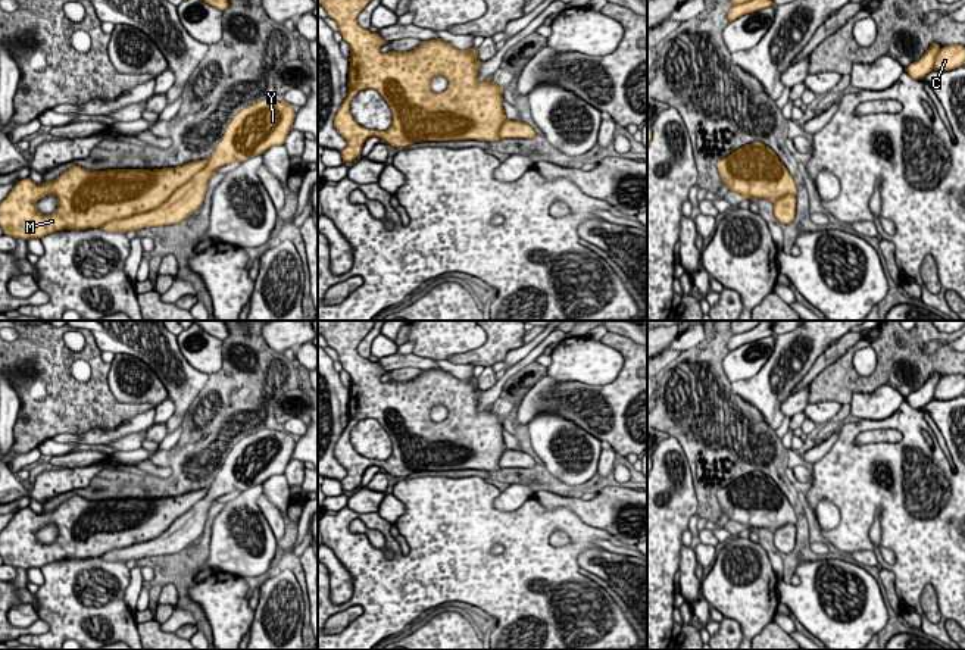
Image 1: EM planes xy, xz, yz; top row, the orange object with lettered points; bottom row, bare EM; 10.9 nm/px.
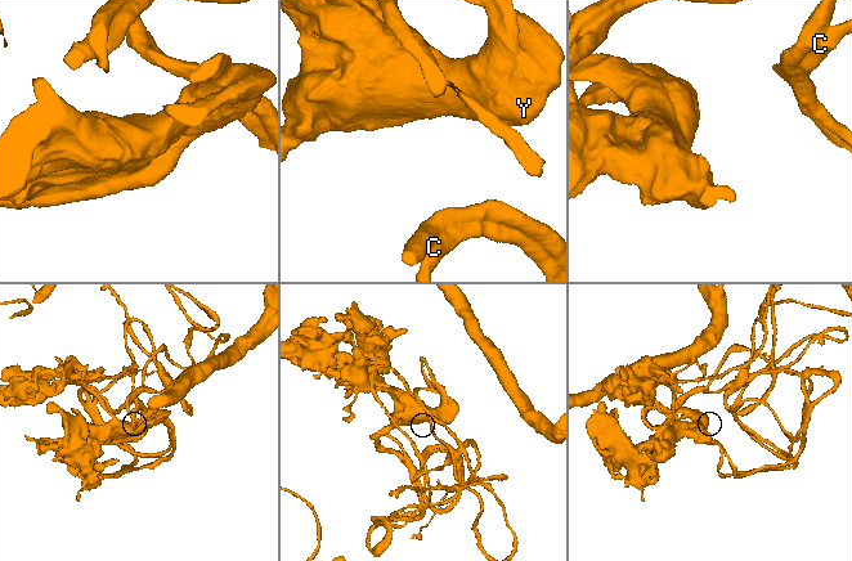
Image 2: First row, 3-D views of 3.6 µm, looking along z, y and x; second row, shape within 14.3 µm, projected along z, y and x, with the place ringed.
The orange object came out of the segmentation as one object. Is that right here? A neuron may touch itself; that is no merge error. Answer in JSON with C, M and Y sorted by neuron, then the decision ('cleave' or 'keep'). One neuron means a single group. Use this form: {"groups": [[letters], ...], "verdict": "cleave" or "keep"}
{"groups": [["C", "M", "Y"]], "verdict": "keep"}

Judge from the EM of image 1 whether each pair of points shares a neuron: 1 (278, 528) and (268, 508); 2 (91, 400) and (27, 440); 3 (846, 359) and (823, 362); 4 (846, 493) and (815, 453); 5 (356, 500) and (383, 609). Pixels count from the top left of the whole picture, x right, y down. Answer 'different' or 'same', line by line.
1: same
2: same
3: different
4: different
5: different

